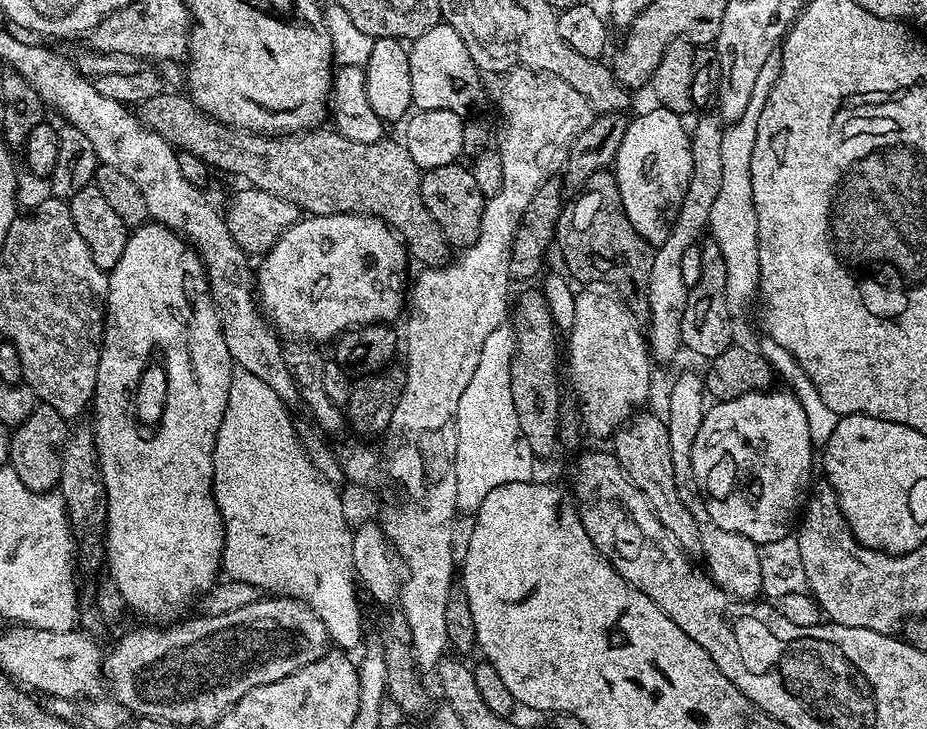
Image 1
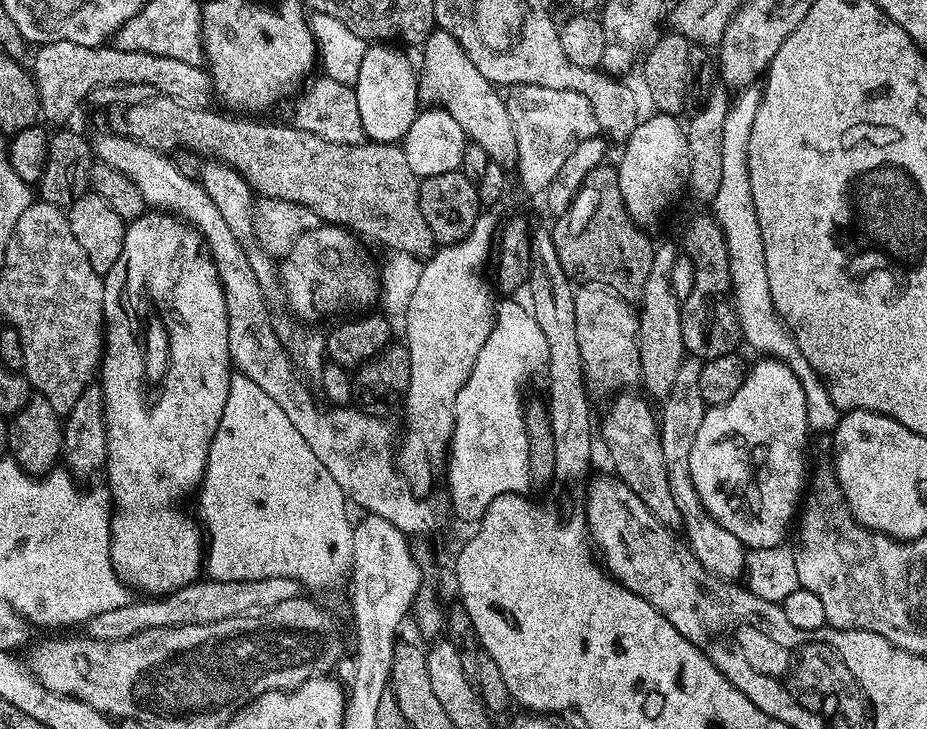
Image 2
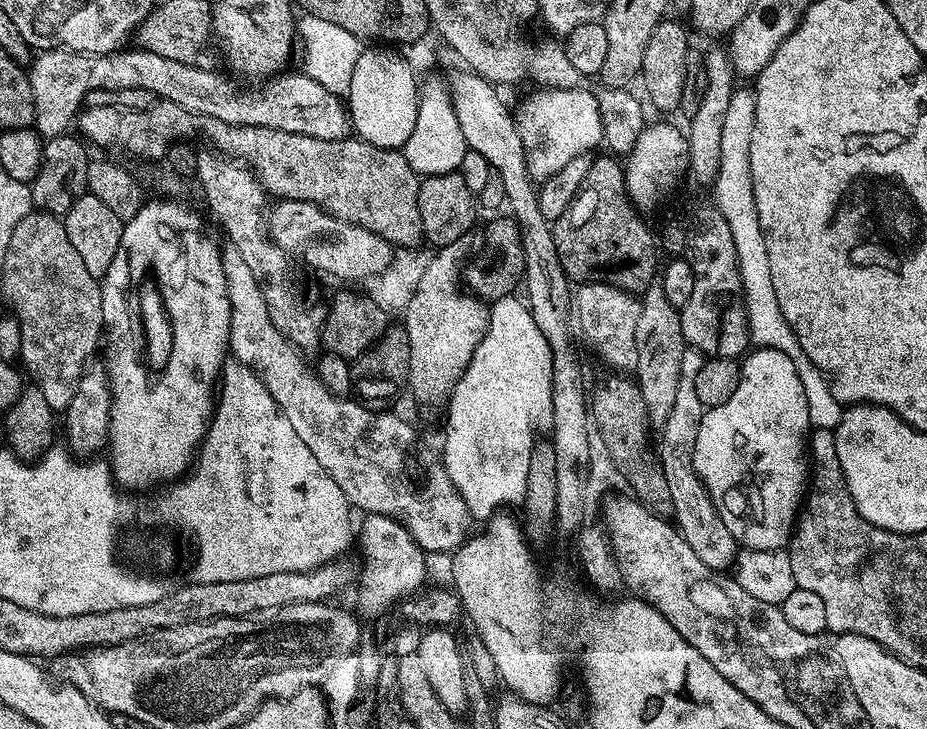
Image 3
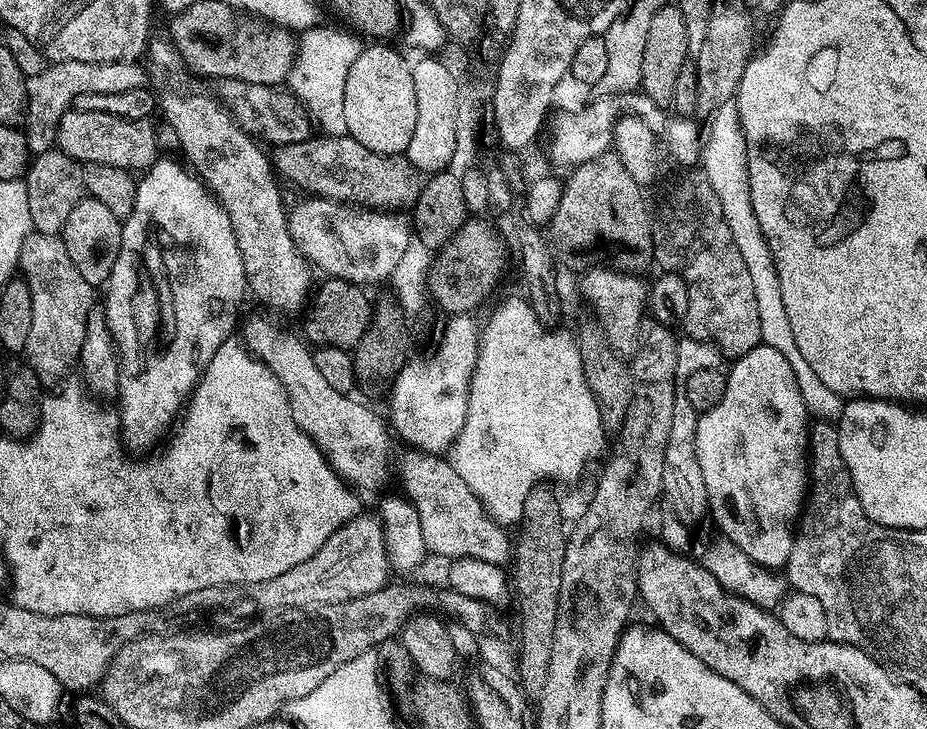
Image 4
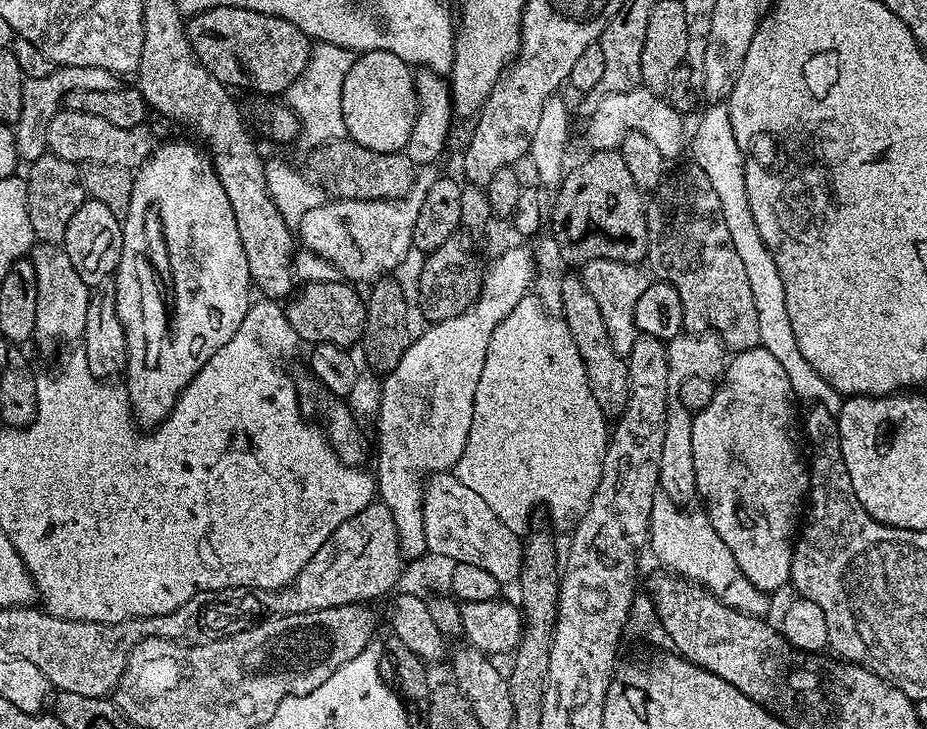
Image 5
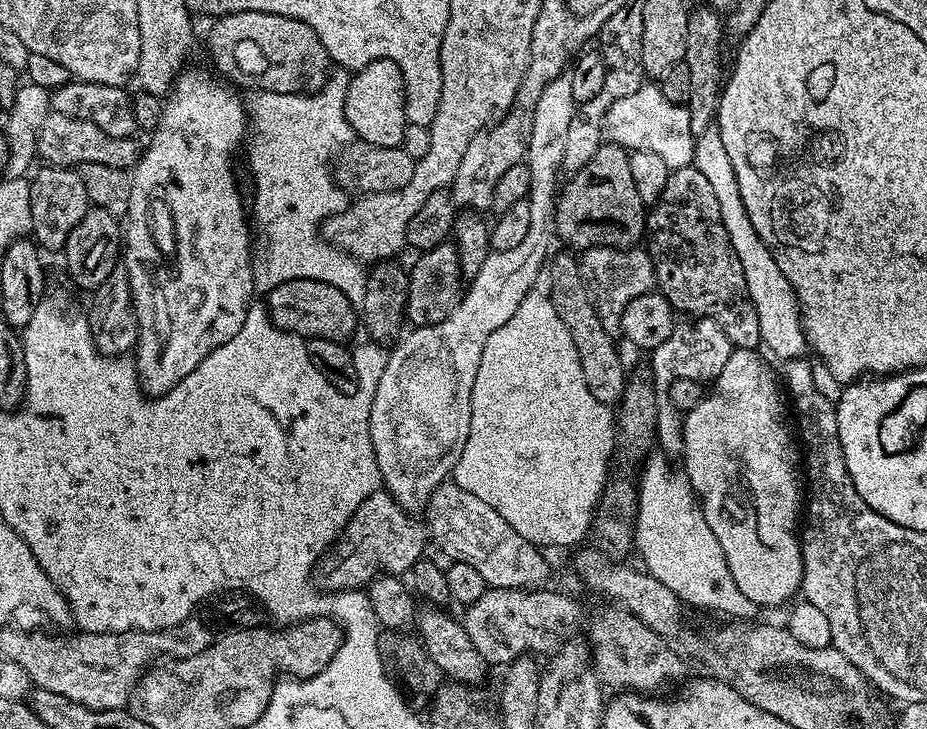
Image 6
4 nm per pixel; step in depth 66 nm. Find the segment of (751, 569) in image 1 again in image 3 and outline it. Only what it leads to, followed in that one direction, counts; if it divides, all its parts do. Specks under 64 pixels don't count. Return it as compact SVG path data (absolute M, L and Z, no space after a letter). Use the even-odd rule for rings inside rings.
M685 347L682 354L682 370L678 382L678 398L674 398L674 410L670 410L670 418L666 418L664 427L659 429L660 456L658 463L664 471L666 486L670 486L672 499L672 516L680 536L686 538L686 546L706 562L706 566L717 570L733 563L738 554L738 545L726 530L726 522L718 514L706 486L700 481L700 475L694 470L694 442L698 442L698 426L702 426L705 408L698 402L698 394L694 391L694 378L698 378L698 370L704 365L705 355L694 348Z

